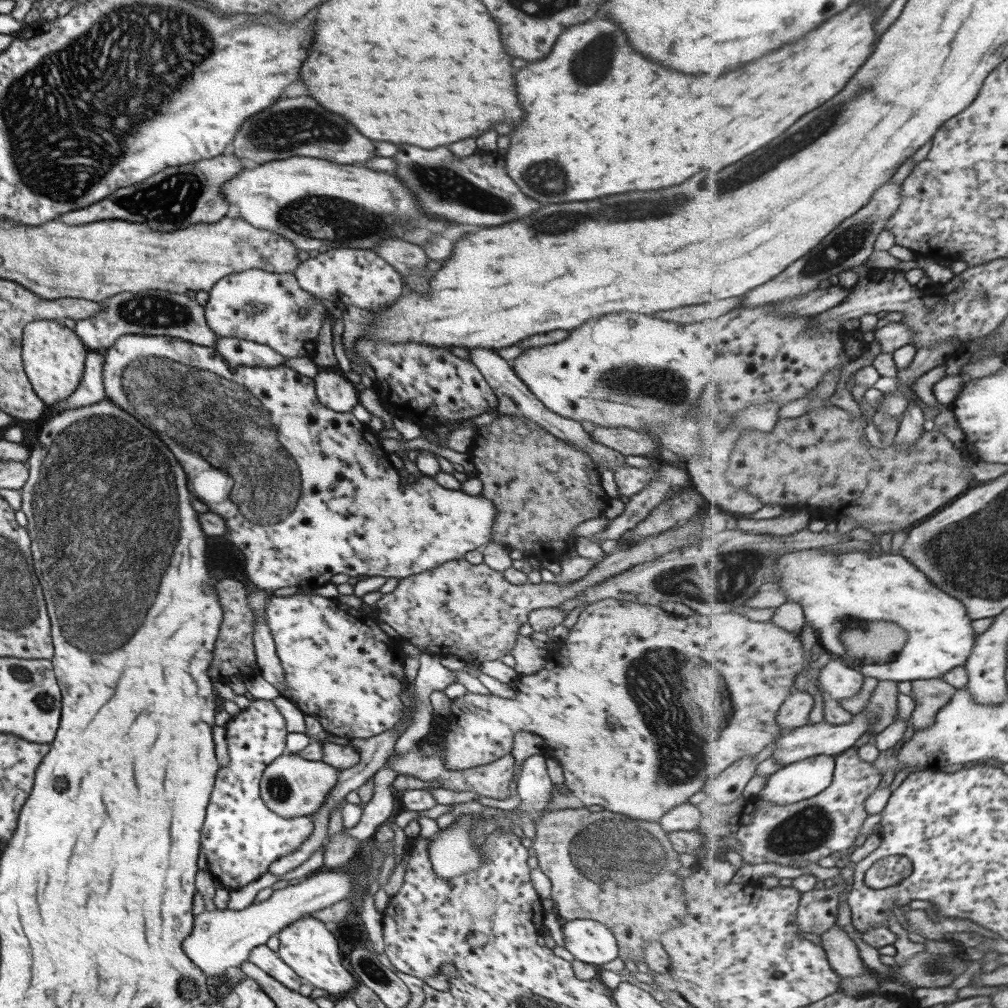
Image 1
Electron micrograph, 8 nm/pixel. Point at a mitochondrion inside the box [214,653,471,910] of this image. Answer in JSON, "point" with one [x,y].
{"point":[279,788]}

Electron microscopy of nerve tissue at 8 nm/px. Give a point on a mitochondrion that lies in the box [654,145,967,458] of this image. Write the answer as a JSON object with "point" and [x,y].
{"point":[846,244]}

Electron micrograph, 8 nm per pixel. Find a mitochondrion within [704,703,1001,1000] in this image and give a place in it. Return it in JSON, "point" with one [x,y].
{"point":[800,833]}

